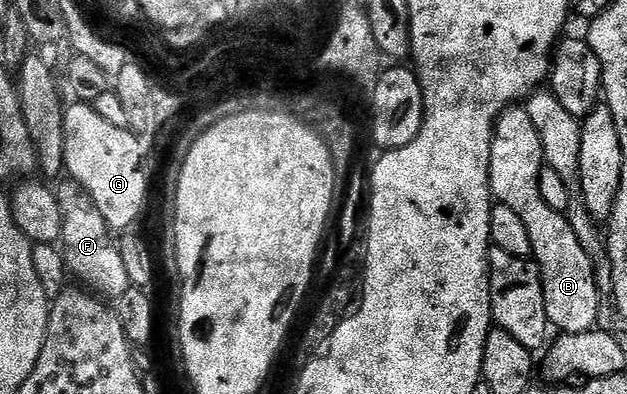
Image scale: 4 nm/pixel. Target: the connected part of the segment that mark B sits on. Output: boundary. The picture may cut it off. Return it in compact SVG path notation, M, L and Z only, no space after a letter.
M526 109L504 110L495 123L495 135L491 141L489 180L492 199L498 205L513 208L529 231L533 261L539 267L543 281L548 323L565 334L593 330L596 329L600 301L594 266L589 256L585 256L585 248L581 248L581 240L577 240L566 214L558 214L541 200L539 177L544 165L541 136L537 128L533 128L533 120L529 120Z

